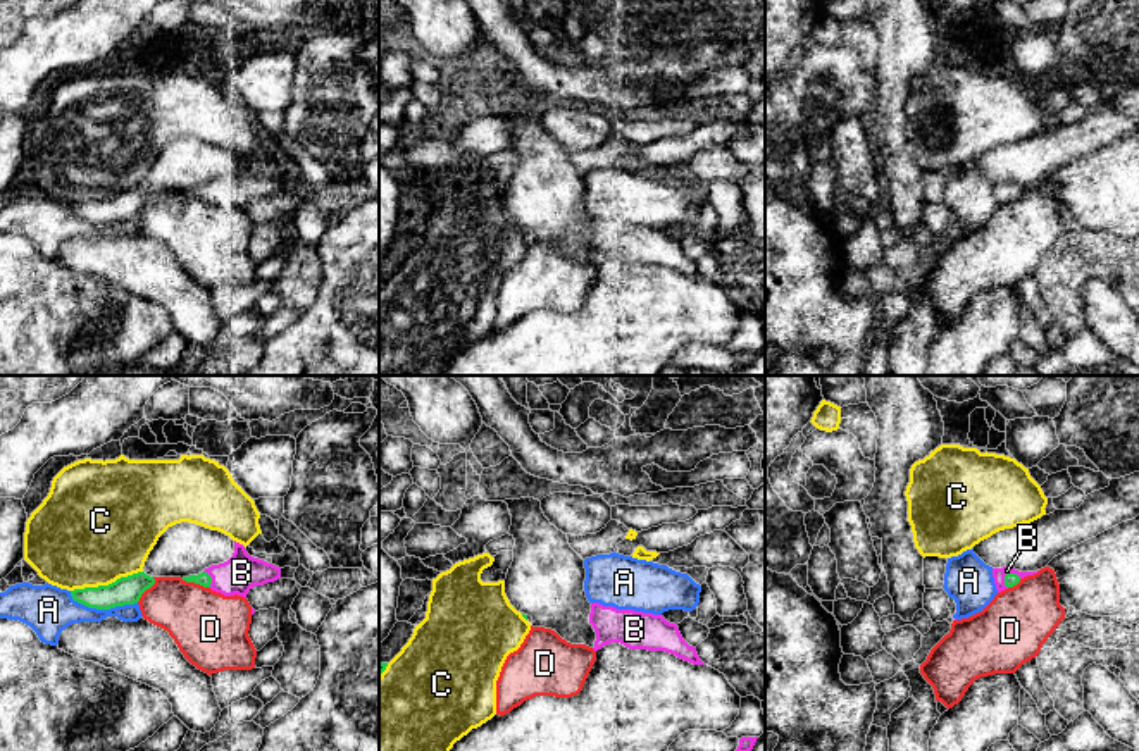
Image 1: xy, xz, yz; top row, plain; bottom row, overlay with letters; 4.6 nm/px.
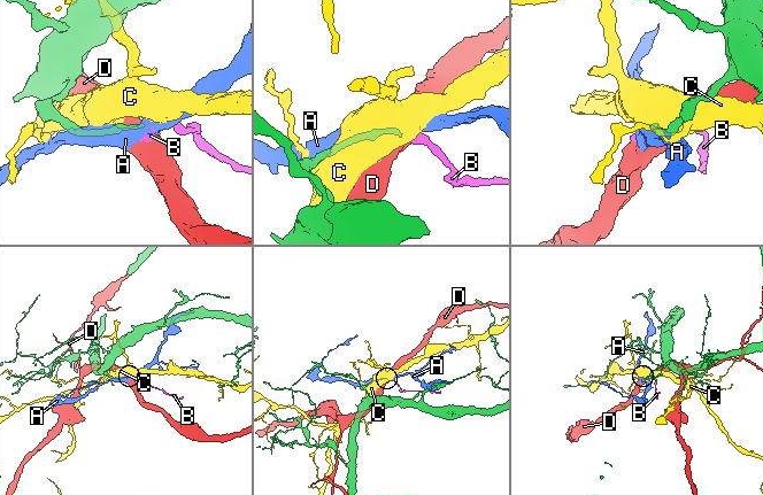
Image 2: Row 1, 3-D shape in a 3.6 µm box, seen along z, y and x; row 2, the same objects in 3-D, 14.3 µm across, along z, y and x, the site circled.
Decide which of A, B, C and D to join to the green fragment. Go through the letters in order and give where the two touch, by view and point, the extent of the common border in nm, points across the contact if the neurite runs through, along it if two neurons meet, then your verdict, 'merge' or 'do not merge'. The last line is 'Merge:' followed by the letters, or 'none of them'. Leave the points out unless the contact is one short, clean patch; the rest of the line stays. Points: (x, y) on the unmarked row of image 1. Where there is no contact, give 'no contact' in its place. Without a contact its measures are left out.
A: contact xy (102, 223); length 320 nm; do not merge
B: contact yz (1008, 188); length 90 nm; merge
C: contact xy (105, 200); length 340 nm; do not merge
D: contact xy (195, 197); length 140 nm; do not merge
Merge: B

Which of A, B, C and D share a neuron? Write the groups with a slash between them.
A / B / C / D

